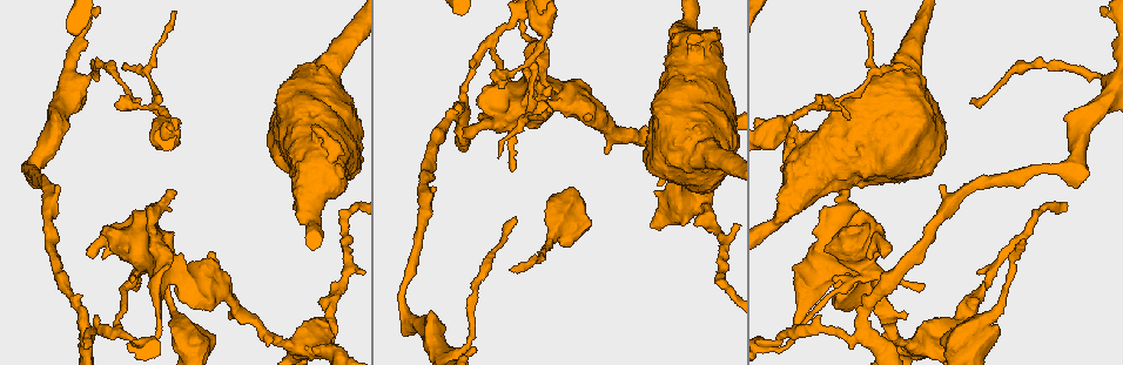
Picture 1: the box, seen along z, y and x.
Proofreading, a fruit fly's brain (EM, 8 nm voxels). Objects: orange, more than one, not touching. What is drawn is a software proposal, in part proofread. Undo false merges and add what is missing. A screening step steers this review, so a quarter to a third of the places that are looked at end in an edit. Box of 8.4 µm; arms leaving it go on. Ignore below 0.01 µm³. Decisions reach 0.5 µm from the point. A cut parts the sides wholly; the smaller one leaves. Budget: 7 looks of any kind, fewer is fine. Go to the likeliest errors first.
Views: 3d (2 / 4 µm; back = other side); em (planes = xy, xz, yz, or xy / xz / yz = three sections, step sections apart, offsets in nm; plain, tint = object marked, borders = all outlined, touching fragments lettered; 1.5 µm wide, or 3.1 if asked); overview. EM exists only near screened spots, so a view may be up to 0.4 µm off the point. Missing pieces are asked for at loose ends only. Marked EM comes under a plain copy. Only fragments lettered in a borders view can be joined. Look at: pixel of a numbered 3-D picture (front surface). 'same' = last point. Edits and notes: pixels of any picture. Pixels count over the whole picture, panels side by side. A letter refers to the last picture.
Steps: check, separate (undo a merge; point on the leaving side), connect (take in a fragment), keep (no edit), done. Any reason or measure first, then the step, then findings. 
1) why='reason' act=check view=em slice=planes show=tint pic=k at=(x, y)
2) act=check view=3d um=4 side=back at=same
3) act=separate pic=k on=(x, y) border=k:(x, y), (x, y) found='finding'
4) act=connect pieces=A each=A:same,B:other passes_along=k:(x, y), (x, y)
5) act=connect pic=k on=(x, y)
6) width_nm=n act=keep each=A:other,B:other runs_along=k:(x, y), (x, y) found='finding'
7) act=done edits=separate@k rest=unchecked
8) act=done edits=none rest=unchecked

why='three-way junction' act=check view=em slice=xz step=8 show=borders pic=1 at=(856, 278)

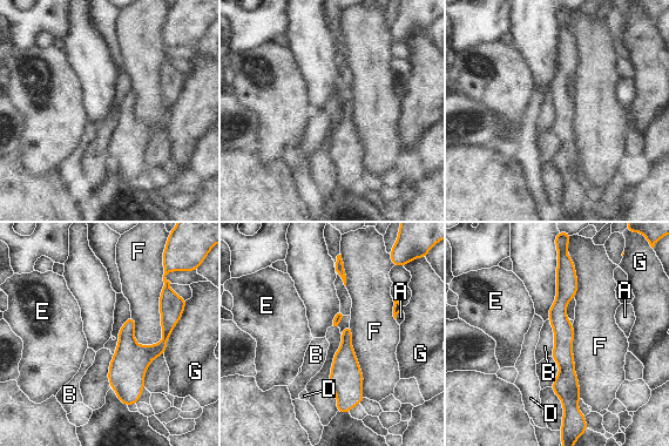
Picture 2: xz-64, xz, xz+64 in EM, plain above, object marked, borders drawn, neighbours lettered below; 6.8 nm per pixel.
act=keep each=A:other,B:other,D:other,E:other,F:other,G:other runs_along=2:(563, 240), (563, 374), (558, 380) found='continuous, no second neuron'

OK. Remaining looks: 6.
why='abrupt turn' act=check view=3d um=4 pic=1 at=(487, 43)

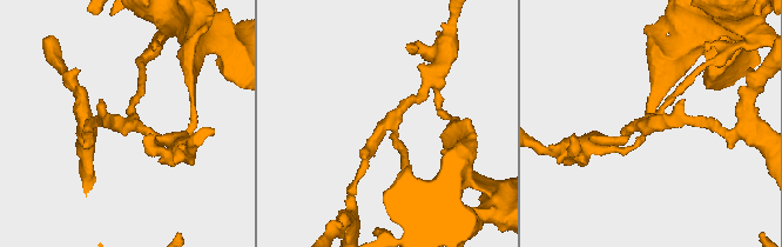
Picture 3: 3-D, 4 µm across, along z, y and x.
act=check view=em slice=planes show=borders pic=3 at=(388, 125)

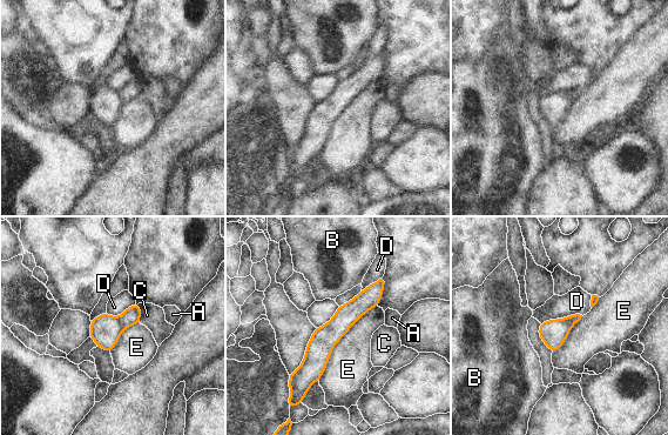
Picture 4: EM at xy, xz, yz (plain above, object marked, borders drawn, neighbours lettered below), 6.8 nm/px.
longest_contact=E:650nm act=separate pic=4 on=(105, 329) each=A:other,B:other,C:other,D:other,E:other border=4:(116, 318), (123, 328) found='two neurons meet here'

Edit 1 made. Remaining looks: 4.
act=done edits=separate@4 rest=unchecked

